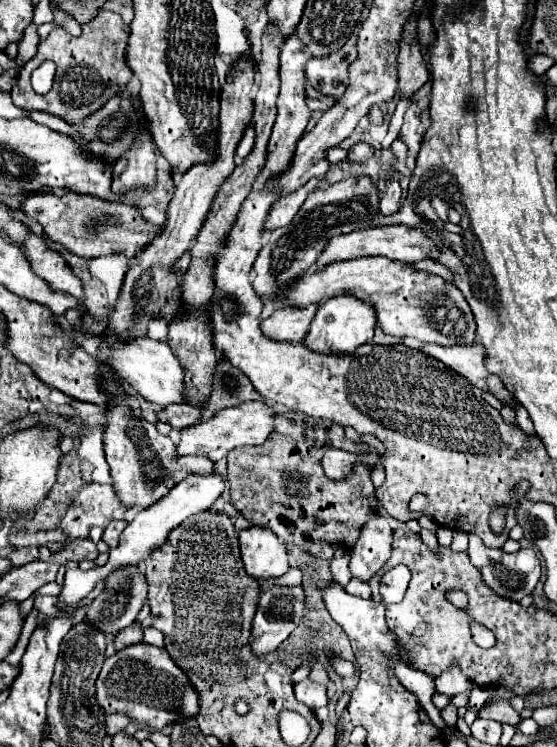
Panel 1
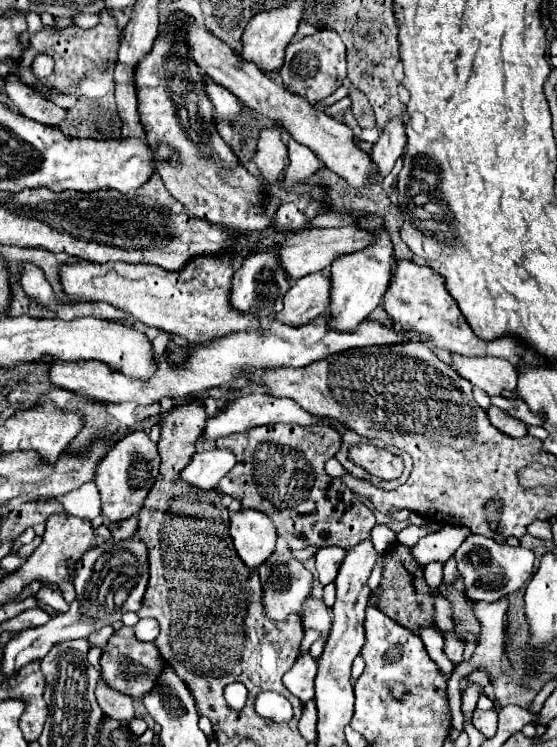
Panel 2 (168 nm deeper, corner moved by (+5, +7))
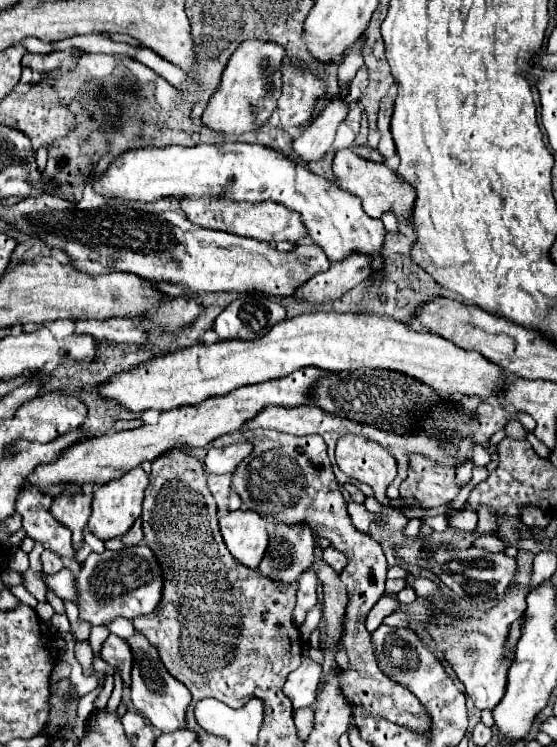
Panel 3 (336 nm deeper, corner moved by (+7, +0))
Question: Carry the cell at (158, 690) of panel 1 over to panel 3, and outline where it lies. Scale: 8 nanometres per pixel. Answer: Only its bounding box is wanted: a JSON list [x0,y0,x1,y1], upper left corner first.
[101,635,131,685]

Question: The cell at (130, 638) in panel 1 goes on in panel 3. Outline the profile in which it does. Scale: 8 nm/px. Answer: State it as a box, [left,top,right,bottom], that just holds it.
[75,641,93,675]

